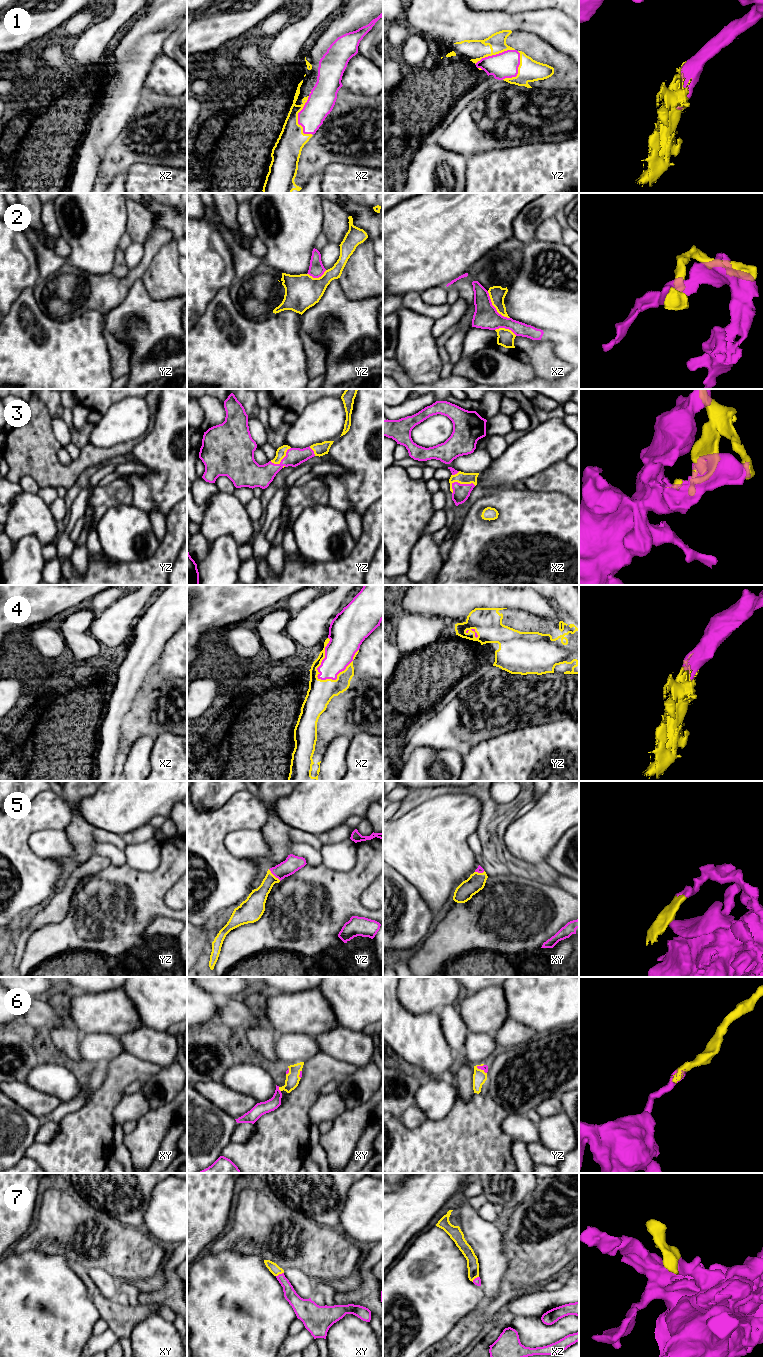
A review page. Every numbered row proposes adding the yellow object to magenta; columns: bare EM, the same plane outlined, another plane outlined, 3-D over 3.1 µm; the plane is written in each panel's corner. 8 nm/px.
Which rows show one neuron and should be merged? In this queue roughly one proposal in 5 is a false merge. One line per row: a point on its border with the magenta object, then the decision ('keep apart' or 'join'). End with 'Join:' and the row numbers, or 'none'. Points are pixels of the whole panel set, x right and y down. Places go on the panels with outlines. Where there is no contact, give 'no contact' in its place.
1: xz (298, 119) | keep apart
2: xz (494, 307) | keep apart
3: xz (459, 483) | join
4: xz (339, 672) | join
5: yz (274, 875) | join
6: yz (481, 1069) | join
7: xy (279, 1274) | join
Join: 3, 4, 5, 6, 7

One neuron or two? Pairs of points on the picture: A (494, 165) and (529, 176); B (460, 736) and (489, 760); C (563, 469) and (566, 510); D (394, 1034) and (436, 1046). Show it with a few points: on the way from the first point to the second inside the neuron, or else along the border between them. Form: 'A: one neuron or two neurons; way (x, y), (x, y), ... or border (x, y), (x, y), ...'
A: one neuron; way (503, 174), (505, 176), (520, 176)
B: two neurons; border (495, 737), (478, 742), (462, 756)
C: two neurons; border (542, 491), (560, 491), (568, 497)
D: one neuron; way (404, 1034), (418, 1039), (426, 1046)

